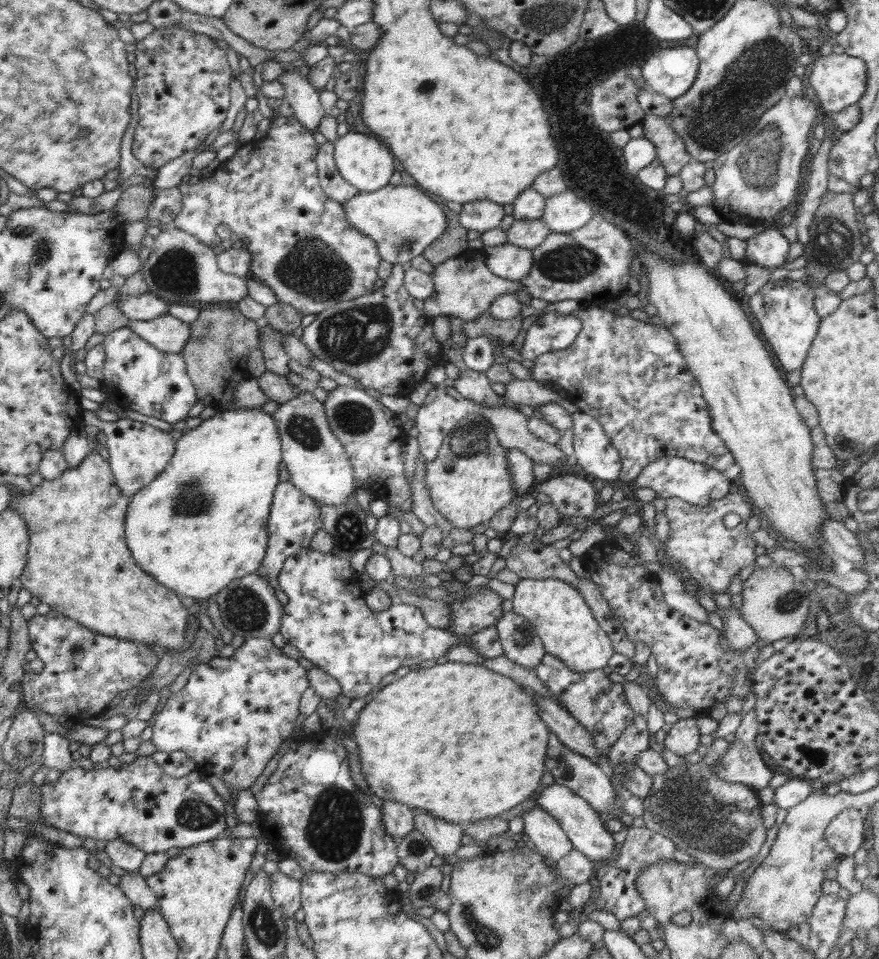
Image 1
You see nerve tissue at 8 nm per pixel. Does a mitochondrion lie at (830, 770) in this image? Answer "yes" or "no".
no

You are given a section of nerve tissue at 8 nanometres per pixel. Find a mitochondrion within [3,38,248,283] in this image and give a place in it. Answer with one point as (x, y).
(55, 106)

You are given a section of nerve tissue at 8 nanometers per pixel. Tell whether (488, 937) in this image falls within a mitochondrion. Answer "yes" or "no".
yes

